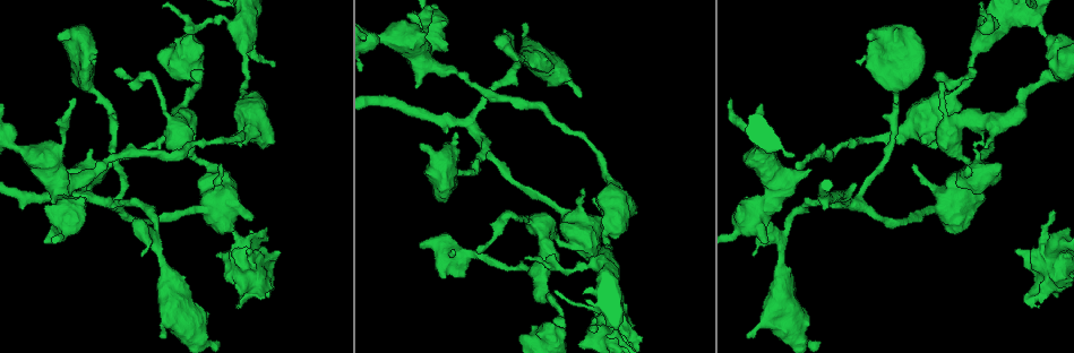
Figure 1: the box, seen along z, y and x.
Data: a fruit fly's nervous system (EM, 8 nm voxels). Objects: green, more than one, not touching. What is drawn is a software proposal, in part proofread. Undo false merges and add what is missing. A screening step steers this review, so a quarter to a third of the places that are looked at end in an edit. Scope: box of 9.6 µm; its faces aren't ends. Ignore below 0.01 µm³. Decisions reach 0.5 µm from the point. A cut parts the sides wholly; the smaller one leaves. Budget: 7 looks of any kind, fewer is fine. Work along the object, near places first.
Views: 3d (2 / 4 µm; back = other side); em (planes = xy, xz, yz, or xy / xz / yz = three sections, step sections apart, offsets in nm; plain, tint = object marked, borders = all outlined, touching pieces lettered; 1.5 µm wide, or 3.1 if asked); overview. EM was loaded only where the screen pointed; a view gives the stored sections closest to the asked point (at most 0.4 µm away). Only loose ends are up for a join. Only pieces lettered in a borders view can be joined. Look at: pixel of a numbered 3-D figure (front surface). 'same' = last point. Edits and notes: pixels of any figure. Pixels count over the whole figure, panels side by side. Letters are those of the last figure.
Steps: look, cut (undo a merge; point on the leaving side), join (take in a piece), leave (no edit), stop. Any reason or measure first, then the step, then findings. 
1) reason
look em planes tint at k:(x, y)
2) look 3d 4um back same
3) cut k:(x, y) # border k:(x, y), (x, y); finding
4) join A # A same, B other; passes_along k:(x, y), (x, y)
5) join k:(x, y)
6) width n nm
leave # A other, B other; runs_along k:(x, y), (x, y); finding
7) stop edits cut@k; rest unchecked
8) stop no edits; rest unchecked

branch stops here
look 3d 2um at 1:(506, 30)

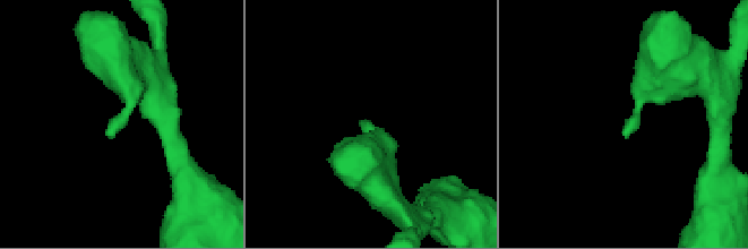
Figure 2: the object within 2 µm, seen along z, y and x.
look em planes borders at 2:(360, 122)

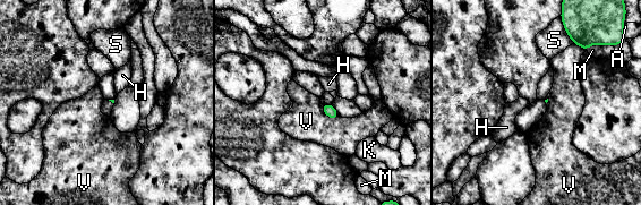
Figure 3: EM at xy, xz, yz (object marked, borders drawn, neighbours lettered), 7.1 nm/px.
leave # A other, H other, K other, M other, S other, V other; border 3:(322, 104), (328, 117), (339, 117); none of them fits

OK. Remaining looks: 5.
free end
look 3d 2um at 1:(528, 23)

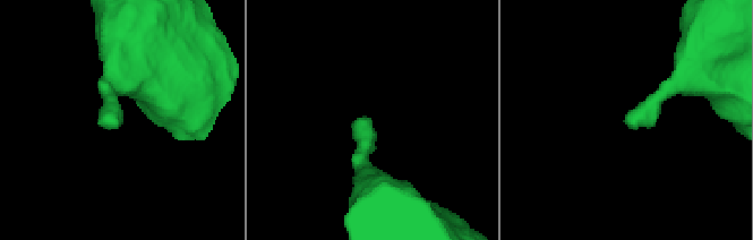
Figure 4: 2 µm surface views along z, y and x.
need the tissue
look em planes borders at 4:(114, 123)

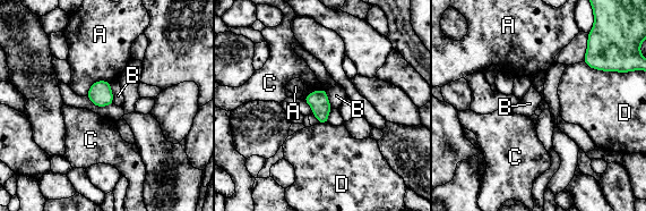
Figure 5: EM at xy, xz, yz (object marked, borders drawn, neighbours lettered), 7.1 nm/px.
longest_contact D 220 nm
leave # A other, B other, C other, D other; border 5:(110, 83), (113, 102); none of them fits

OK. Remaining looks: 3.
sudden change in width
look 3d 4um at 1:(183, 73)

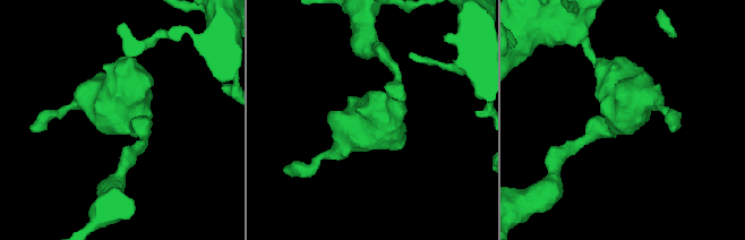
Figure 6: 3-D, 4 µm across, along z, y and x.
now the EM
look em planes tint at 6:(621, 121)

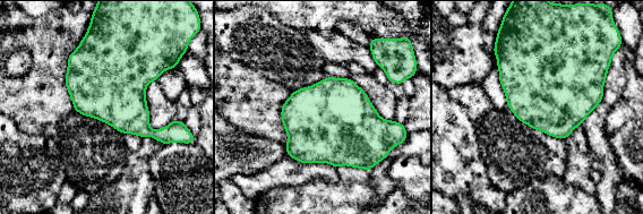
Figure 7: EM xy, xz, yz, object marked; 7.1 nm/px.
look em planes borders same

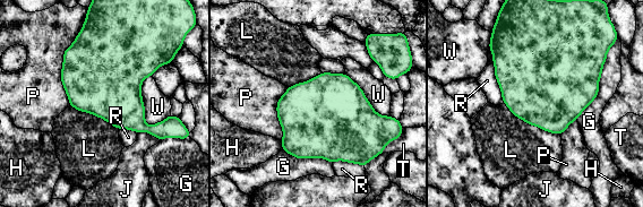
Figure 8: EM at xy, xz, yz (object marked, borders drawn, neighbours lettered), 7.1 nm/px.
width 340 nm
leave # G other, H other, J other, L other, P other, R other, T other, W other; one neuron here

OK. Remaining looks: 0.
stop no edits; rest unchecked

